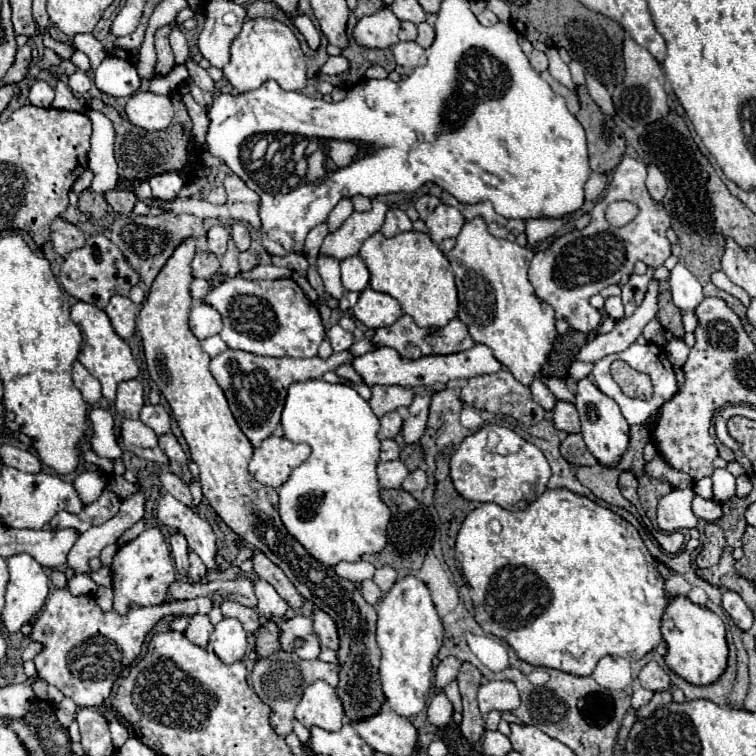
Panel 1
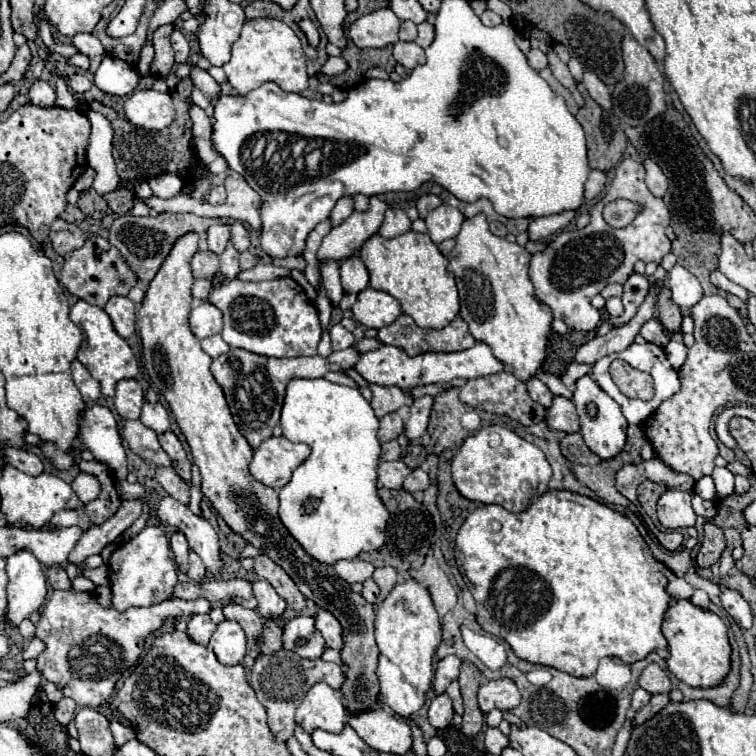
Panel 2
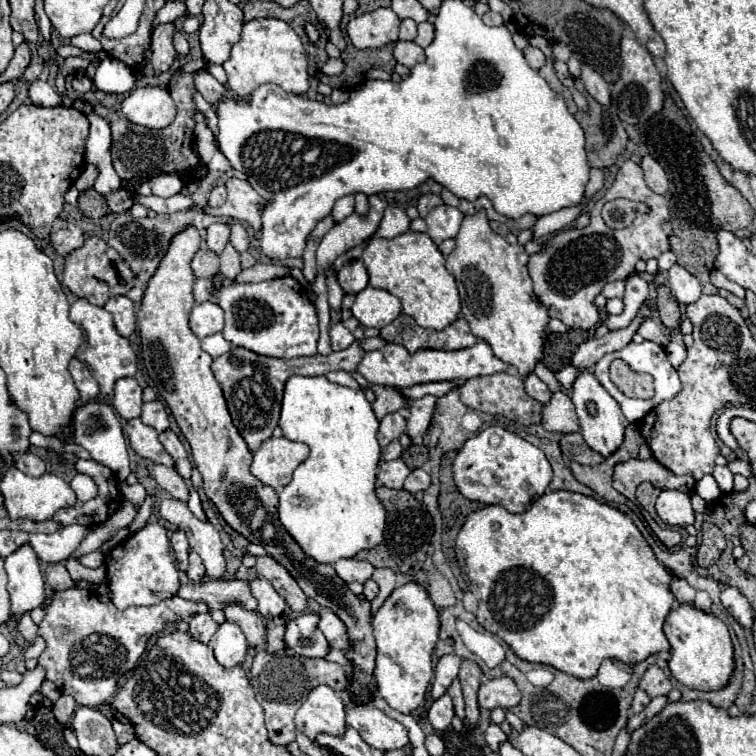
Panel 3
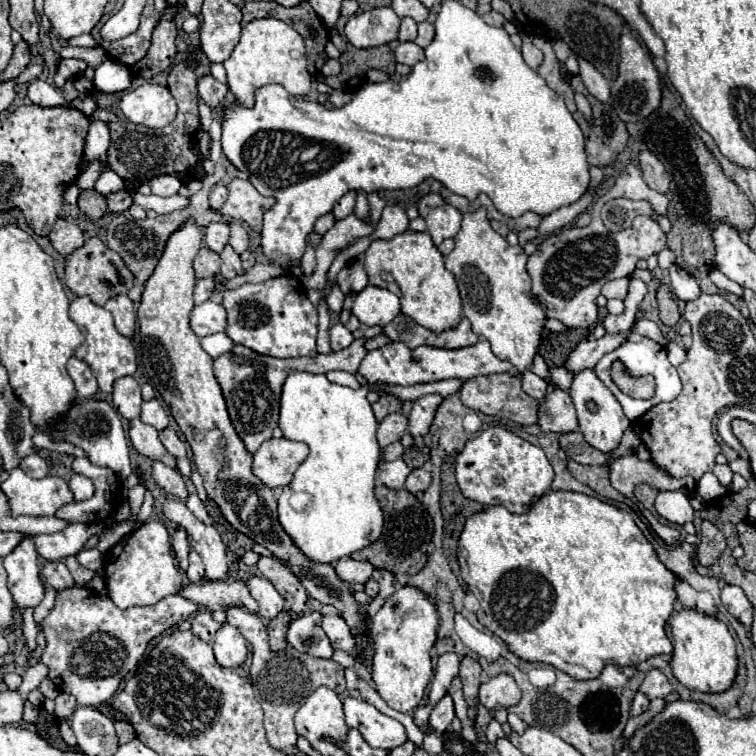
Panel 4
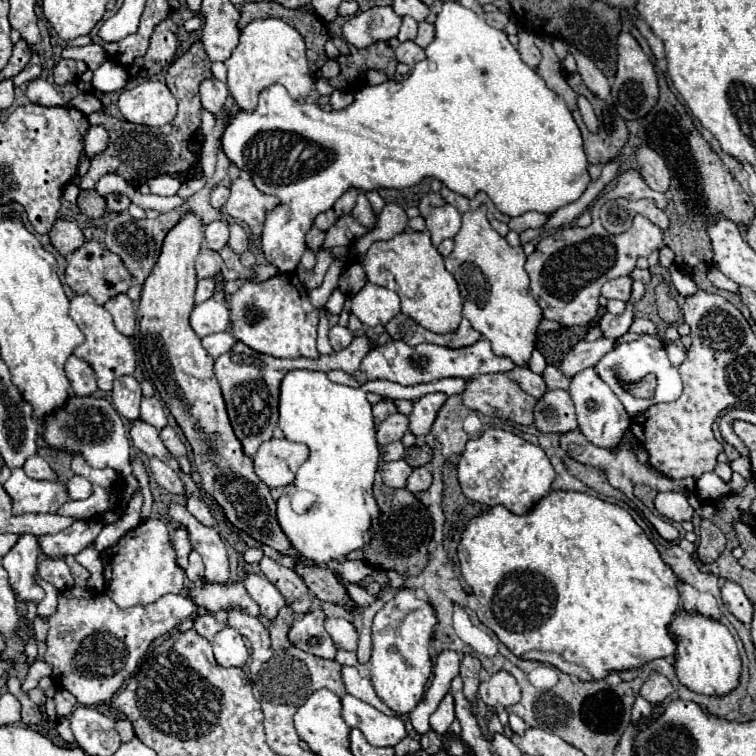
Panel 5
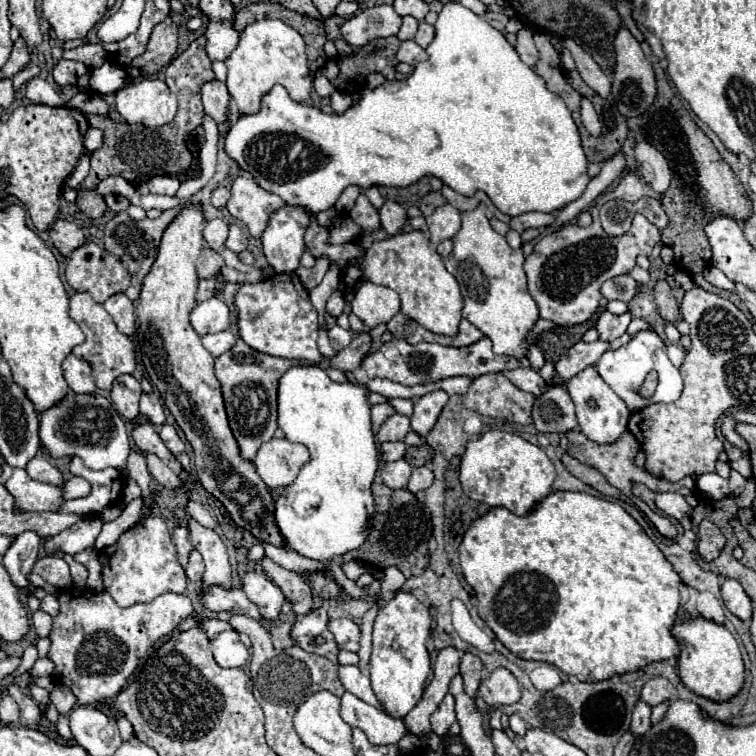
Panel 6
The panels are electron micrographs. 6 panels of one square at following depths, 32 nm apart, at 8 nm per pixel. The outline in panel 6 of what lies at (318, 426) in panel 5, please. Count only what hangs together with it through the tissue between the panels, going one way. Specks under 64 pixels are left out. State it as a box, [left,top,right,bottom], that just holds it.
[276,366,378,562]

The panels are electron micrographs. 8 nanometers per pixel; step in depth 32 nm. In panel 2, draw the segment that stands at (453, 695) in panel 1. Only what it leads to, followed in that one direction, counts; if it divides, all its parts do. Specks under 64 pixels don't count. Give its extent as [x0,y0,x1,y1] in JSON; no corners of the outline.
[446,680,462,714]

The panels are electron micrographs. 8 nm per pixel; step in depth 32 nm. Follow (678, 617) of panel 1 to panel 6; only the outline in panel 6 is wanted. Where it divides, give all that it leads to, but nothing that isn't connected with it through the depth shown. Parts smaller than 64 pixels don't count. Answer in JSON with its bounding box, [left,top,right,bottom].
[672,616,744,702]

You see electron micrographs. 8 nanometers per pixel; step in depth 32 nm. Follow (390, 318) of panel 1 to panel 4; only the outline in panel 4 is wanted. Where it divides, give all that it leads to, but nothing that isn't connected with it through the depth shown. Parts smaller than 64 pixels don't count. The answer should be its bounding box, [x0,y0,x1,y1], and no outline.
[352,286,400,326]

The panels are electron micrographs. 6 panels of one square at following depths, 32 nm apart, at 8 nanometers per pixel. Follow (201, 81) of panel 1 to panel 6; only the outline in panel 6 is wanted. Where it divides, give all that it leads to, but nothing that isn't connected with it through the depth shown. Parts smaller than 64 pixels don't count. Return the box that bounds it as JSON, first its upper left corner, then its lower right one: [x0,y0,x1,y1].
[202,80,228,122]

